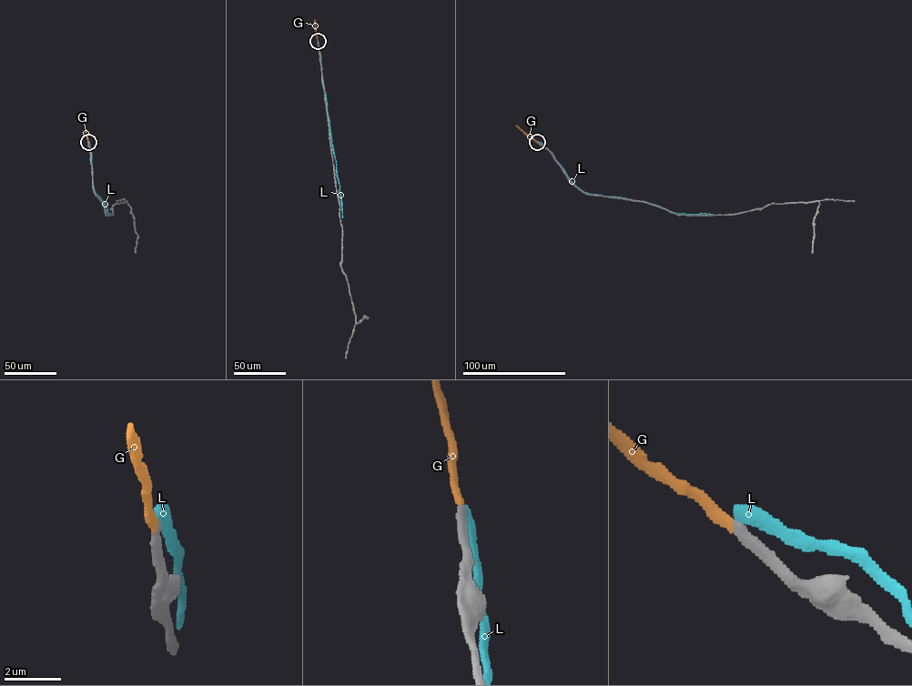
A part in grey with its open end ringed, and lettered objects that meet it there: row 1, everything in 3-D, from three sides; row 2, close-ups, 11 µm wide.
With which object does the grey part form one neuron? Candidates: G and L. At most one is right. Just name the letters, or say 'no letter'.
G

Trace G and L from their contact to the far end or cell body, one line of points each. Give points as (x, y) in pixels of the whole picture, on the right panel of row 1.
G: (537, 142), (516, 125)
L: (537, 142), (552, 153), (570, 180), (583, 192), (649, 203), (676, 213), (714, 214)

